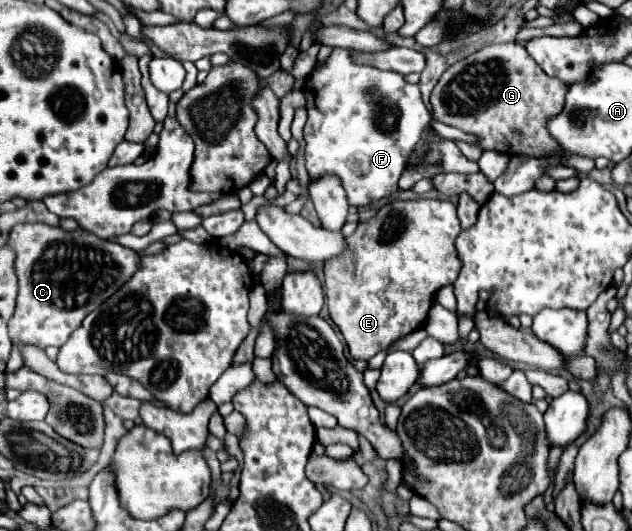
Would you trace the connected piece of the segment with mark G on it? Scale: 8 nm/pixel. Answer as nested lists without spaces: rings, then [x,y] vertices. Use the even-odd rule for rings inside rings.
[[[508,42],[508,44],[498,44],[498,46],[486,46],[464,60],[456,62],[450,66],[444,74],[442,80],[434,86],[430,104],[432,104],[432,120],[444,122],[448,126],[460,128],[466,134],[478,136],[478,146],[482,150],[496,150],[508,156],[518,156],[518,154],[536,154],[546,156],[554,152],[562,152],[558,142],[550,136],[546,130],[546,122],[554,118],[554,114],[562,112],[562,106],[566,102],[566,90],[568,86],[560,82],[558,78],[550,78],[532,58],[526,54],[526,48]]]

